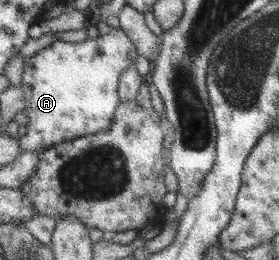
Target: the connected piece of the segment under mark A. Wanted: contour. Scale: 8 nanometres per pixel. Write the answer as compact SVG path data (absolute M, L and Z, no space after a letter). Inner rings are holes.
M104 20L97 22L98 37L82 42L55 40L36 54L24 57L20 86L28 118L26 134L18 137L20 151L48 149L64 140L106 131L120 102L117 97L119 76L135 66L137 50L128 36Z

